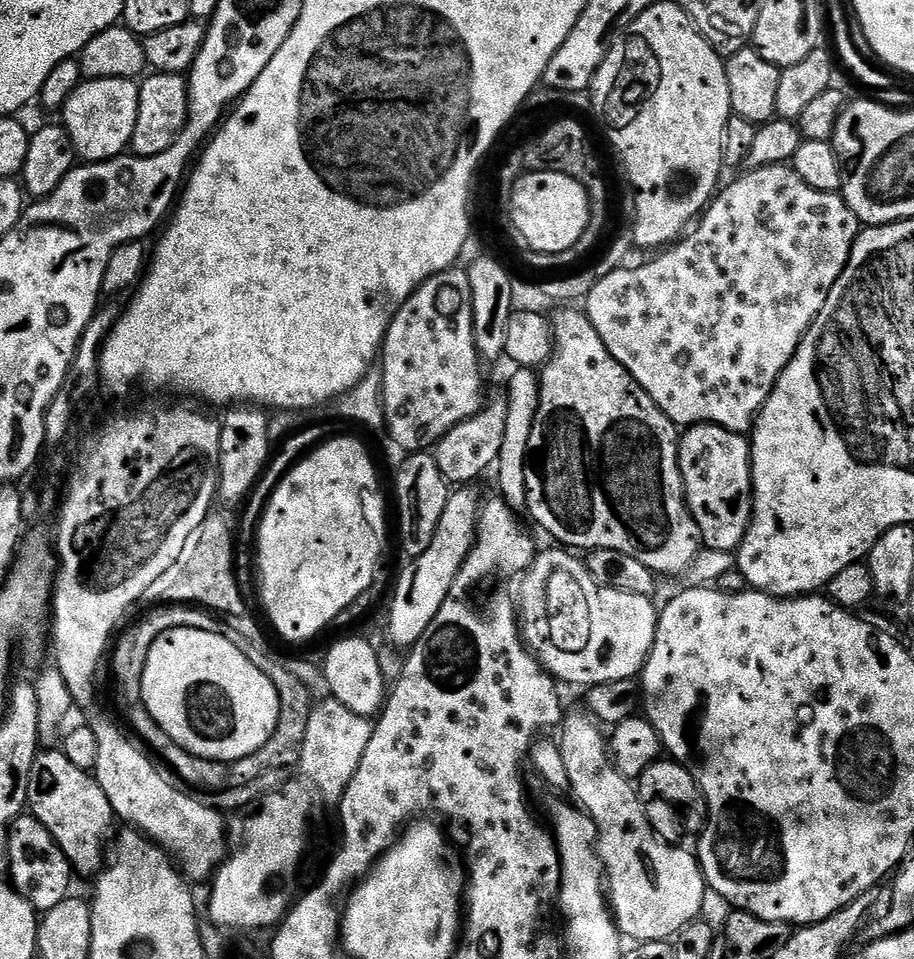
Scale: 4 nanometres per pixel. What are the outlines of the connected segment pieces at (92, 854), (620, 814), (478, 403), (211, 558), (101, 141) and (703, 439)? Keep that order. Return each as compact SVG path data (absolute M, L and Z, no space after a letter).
M40 750L30 767L29 792L27 807L31 815L50 832L54 842L61 848L62 854L72 865L73 873L89 878L95 877L106 864L106 844L104 839L108 836L108 831L112 828L114 813L110 806L110 798L102 790L102 786L96 780L91 771L74 766L70 758L64 756L60 750Z
M583 711L576 712L573 716L565 715L562 720L562 729L564 733L558 736L560 745L560 753L562 754L562 762L566 762L566 774L570 774L570 792L576 795L575 803L586 813L589 821L594 825L594 847L598 853L598 859L602 865L603 875L606 877L606 900L610 905L610 911L614 917L615 927L619 928L621 937L632 939L632 942L643 942L646 940L666 940L671 941L675 937L678 930L682 930L682 926L686 926L691 920L697 919L701 915L700 912L704 908L704 892L706 893L706 881L703 872L700 871L700 861L695 855L692 856L684 849L684 846L669 844L667 840L661 840L652 827L648 825L648 820L644 816L644 810L638 803L638 792L635 787L622 774L618 774L615 764L610 759L610 748L606 743L606 736L599 732L597 721L591 715L585 714Z
M453 266L444 272L439 272L436 276L431 276L426 283L417 290L409 300L403 304L398 310L398 314L390 322L388 332L384 335L384 346L378 357L378 375L380 377L380 403L384 410L383 427L388 428L388 436L400 448L405 448L405 453L422 452L431 449L437 444L442 437L454 426L458 426L458 422L462 422L467 416L473 416L479 412L485 403L484 396L484 376L480 373L482 361L478 350L474 346L474 314L472 313L470 294L470 278L467 271L461 270L459 267Z
M209 514L205 518L202 526L198 526L198 530L186 538L186 546L182 546L178 558L174 558L172 565L166 569L166 574L160 575L147 587L143 598L145 605L199 606L224 618L245 615L244 596L240 593L240 584L232 569L232 528L226 517L216 515Z
M122 78L85 79L66 98L62 109L62 127L72 139L77 157L89 164L112 160L129 151L134 138L134 126L138 122L138 98L140 85L136 80Z
M696 424L680 436L678 466L682 474L684 502L692 515L704 548L735 553L744 540L752 506L752 446L747 435L731 432L717 424Z

